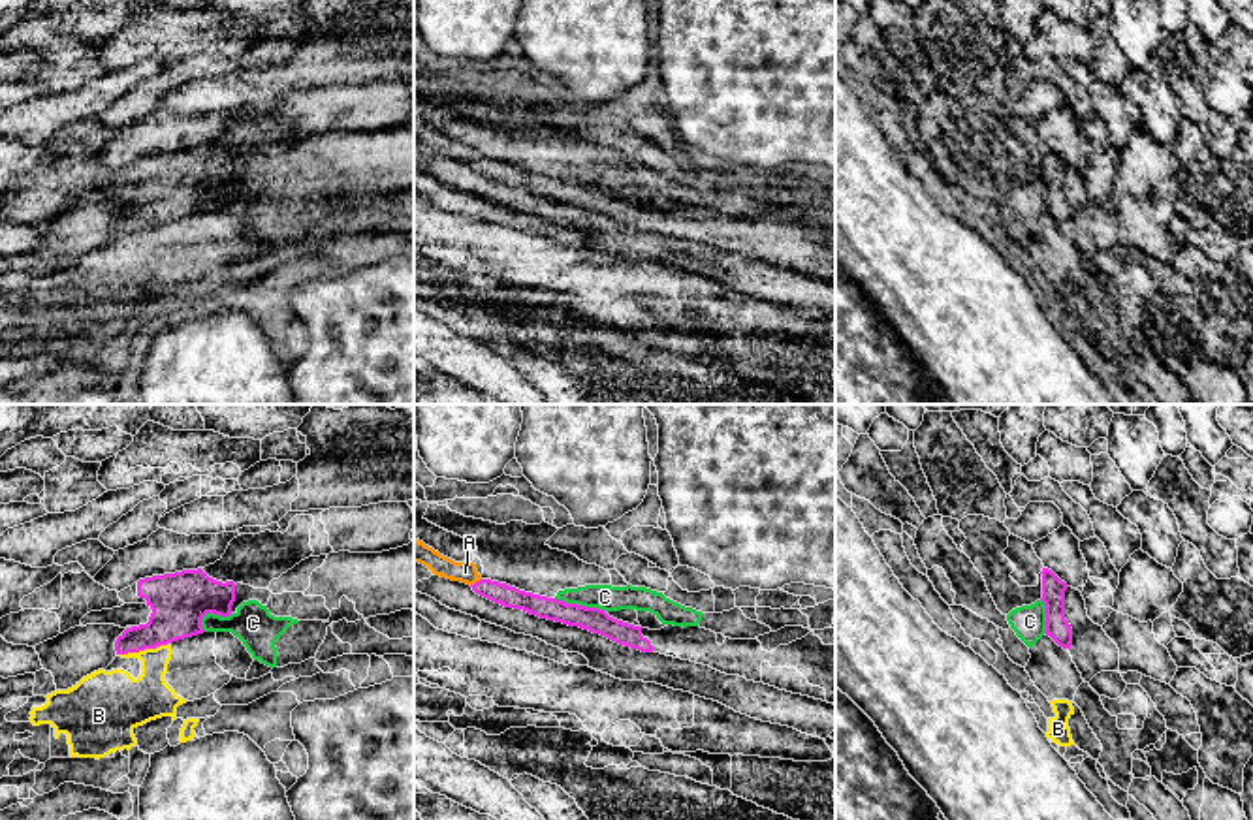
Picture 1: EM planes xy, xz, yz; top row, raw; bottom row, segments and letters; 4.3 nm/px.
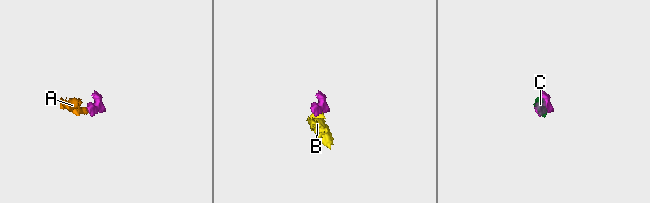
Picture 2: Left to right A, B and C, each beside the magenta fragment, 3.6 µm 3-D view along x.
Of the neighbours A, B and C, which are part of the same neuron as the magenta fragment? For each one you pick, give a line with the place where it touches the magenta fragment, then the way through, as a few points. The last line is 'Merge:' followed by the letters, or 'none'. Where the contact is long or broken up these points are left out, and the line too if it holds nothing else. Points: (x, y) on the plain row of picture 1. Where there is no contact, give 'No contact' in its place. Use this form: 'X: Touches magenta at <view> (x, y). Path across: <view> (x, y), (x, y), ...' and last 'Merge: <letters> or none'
A: Touches magenta at xz (476, 160)
Merge: A

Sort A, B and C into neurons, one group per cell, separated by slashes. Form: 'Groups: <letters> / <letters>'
Groups: A / B / C

